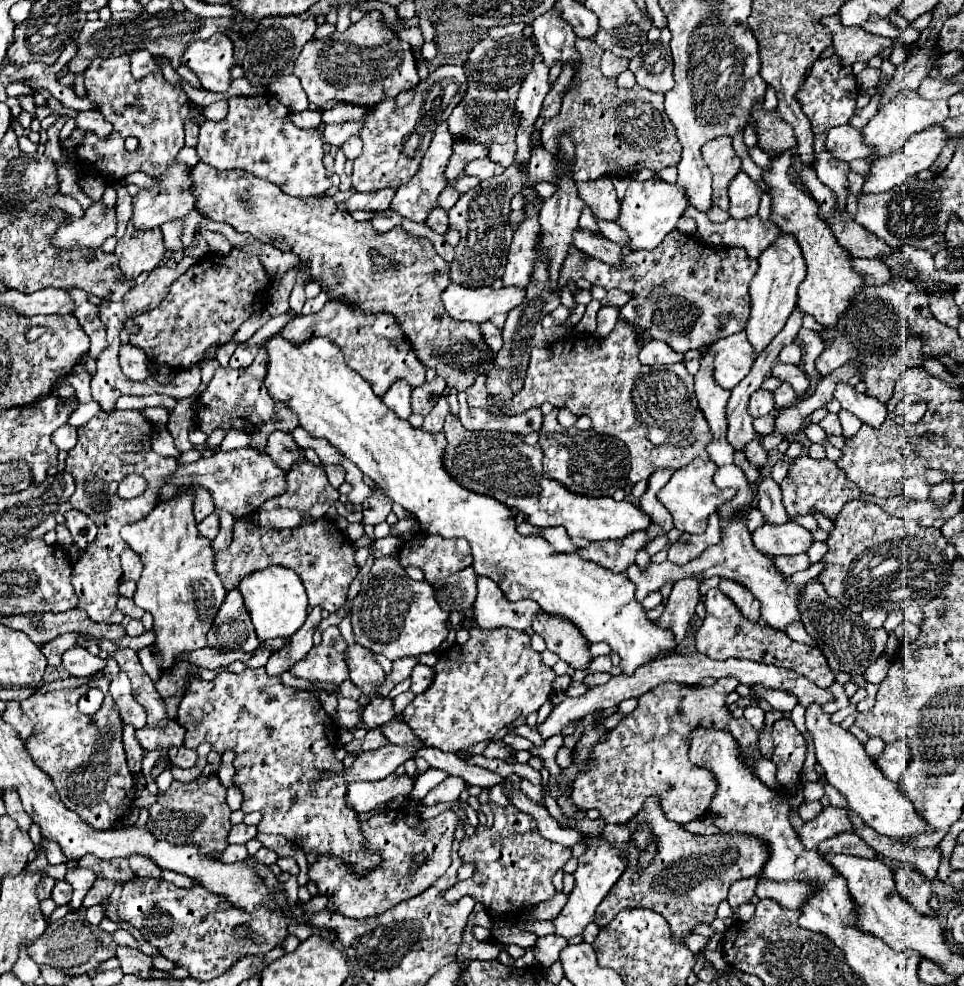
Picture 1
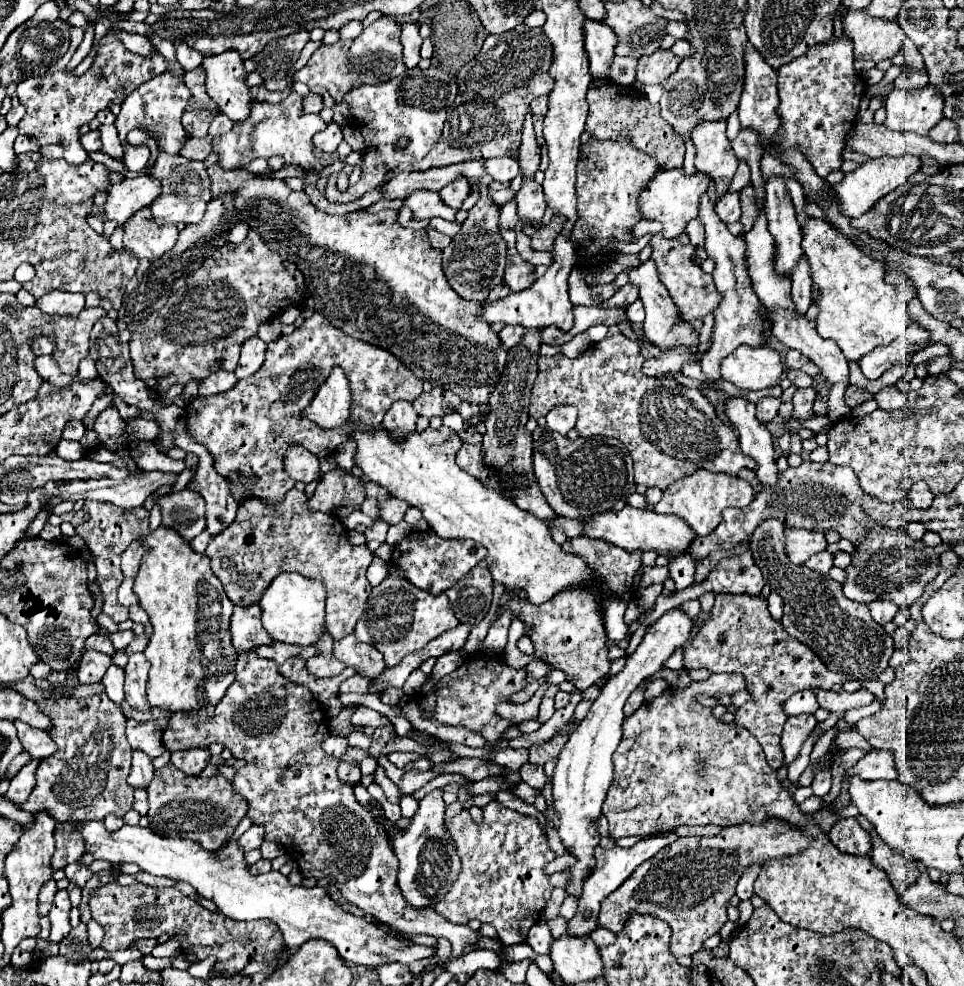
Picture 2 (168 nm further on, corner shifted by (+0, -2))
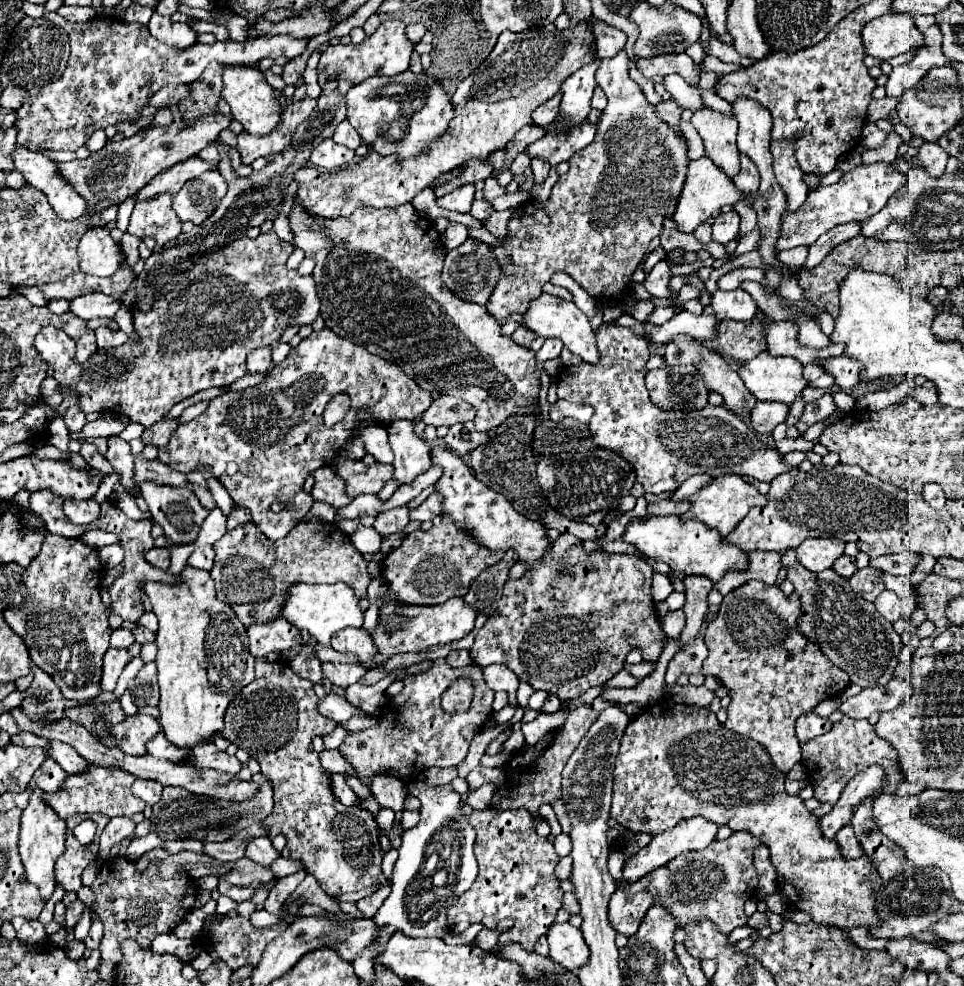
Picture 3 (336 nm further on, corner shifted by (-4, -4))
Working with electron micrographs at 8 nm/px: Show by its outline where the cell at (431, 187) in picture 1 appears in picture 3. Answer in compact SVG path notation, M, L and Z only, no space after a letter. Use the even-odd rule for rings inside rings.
M458 222L448 224L448 228L444 232L444 244L448 250L458 248L466 238L468 238L468 228L464 224L458 224Z

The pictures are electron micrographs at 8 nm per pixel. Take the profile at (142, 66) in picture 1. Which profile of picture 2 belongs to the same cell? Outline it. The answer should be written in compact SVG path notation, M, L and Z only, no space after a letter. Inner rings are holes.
M106 34L98 44L96 44L96 56L92 66L82 74L76 76L74 70L58 70L54 74L44 74L44 76L36 76L36 78L26 78L18 84L18 100L22 106L26 106L26 116L22 118L22 122L18 124L18 132L28 136L28 138L36 138L40 146L44 144L60 144L64 148L64 160L70 164L82 164L89 159L86 150L80 143L80 126L88 124L100 110L108 108L110 104L122 104L122 100L140 84L148 82L150 78L162 74L168 70L168 62L158 54L150 54L150 56L140 56L140 54L132 54L118 36Z

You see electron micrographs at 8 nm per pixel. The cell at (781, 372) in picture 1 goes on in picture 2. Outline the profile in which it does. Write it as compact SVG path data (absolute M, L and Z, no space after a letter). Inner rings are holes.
M790 370L790 372L788 372L788 378L790 378L790 382L792 382L794 386L798 386L798 388L812 386L812 378L810 378L808 374L800 372L800 370Z

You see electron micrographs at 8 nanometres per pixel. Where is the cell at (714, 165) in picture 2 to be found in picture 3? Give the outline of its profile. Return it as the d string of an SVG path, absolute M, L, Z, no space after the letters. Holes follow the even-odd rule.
M704 108L694 112L692 124L702 136L706 156L730 178L734 178L740 170L740 154L736 148L736 118L714 112L712 108Z

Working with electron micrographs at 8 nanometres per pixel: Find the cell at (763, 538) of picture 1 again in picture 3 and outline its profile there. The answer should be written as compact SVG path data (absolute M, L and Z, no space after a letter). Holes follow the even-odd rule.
M806 538L796 546L798 562L812 570L822 572L832 566L832 562L844 554L844 542L838 538Z

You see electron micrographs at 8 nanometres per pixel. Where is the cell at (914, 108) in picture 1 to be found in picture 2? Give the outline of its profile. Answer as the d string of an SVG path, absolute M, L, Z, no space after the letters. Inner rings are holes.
M928 84L920 90L892 90L886 96L886 128L926 136L942 120L942 92Z

